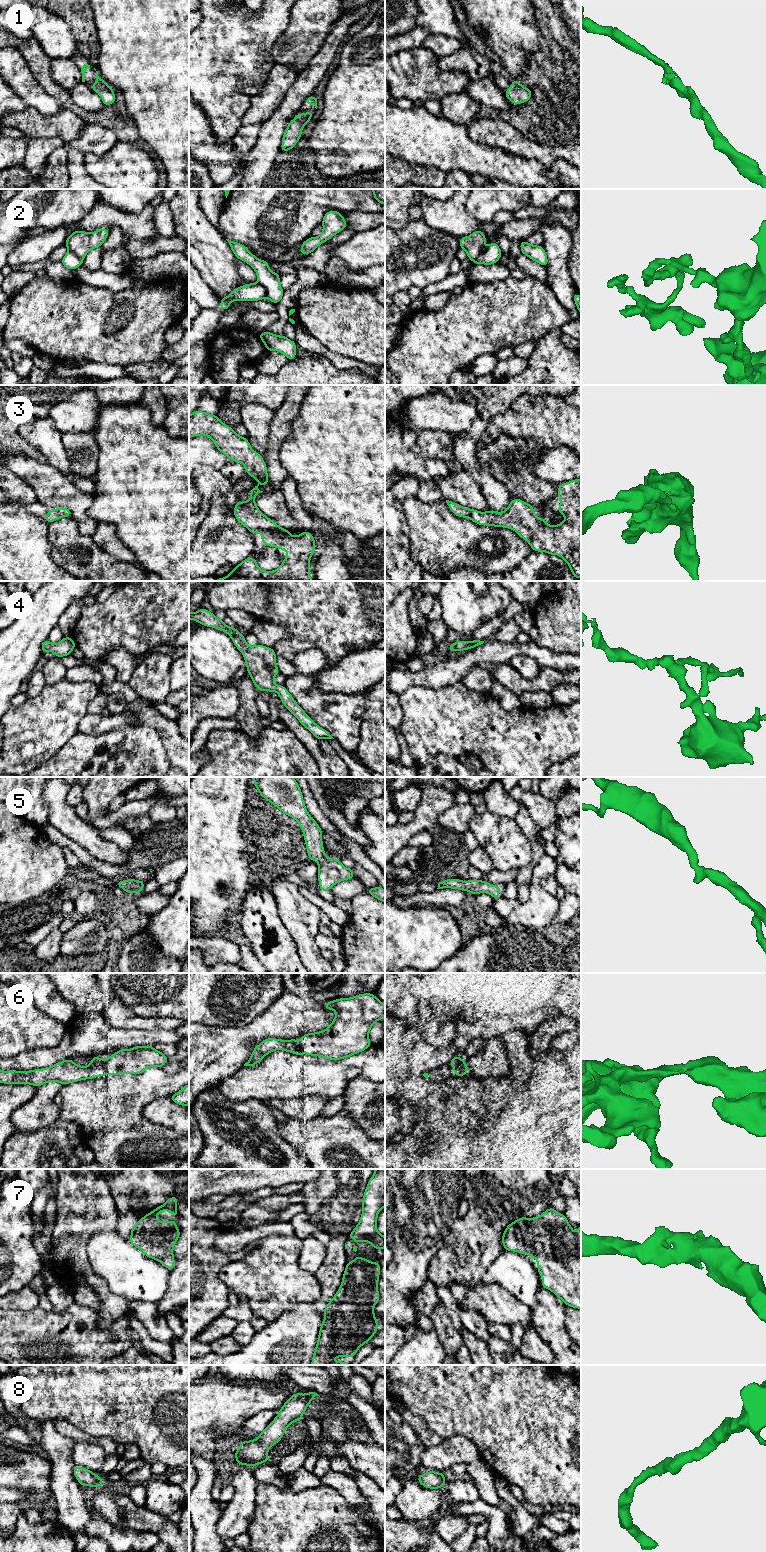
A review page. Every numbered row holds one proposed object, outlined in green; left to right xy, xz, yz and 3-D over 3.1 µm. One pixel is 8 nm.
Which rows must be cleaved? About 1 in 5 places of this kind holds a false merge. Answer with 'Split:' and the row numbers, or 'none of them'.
Split: 2

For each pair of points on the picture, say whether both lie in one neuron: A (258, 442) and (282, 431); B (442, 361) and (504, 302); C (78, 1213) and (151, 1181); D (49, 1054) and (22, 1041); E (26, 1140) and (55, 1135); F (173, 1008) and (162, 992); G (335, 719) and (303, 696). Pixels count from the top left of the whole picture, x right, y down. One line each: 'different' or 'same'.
A: different
B: same
C: different
D: different
E: same
F: same
G: same

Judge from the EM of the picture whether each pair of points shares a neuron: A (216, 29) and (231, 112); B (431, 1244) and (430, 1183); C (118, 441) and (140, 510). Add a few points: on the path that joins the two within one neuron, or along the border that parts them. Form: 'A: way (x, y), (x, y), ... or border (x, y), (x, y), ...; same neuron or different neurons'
A: way (217, 50), (217, 91); same neuron
B: way (422, 1229), (422, 1198); same neuron
C: way (135, 458), (140, 465), (140, 493); same neuron

